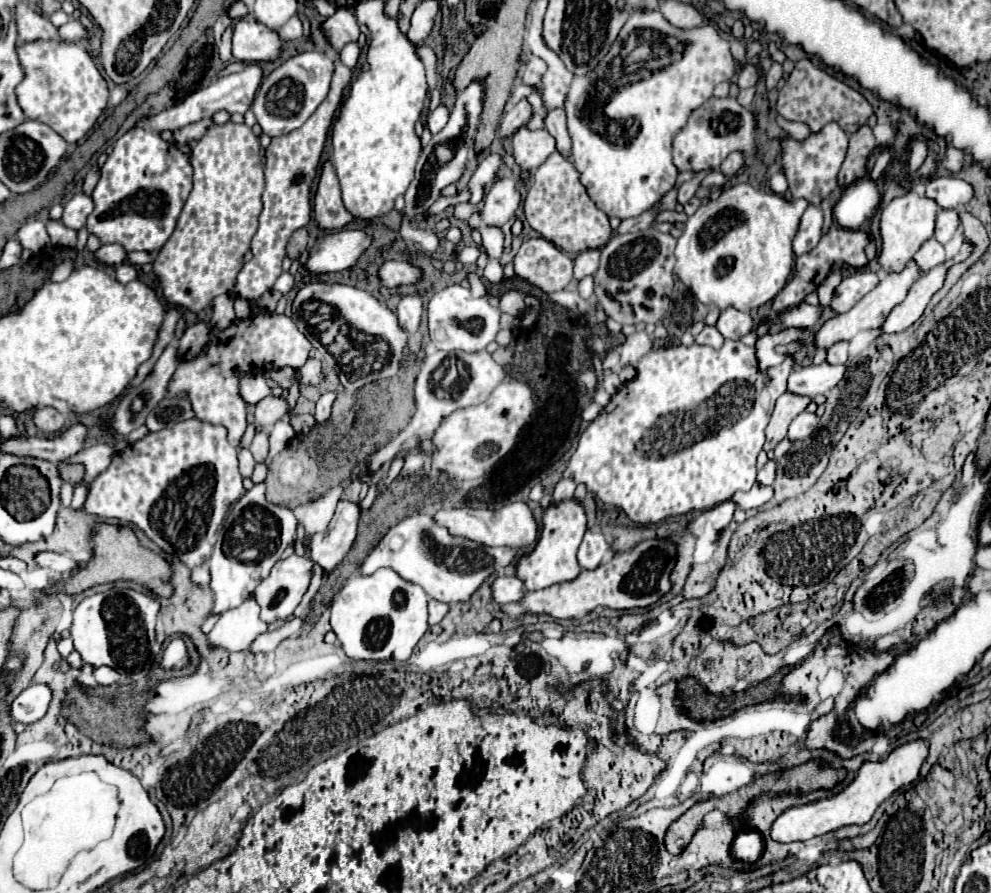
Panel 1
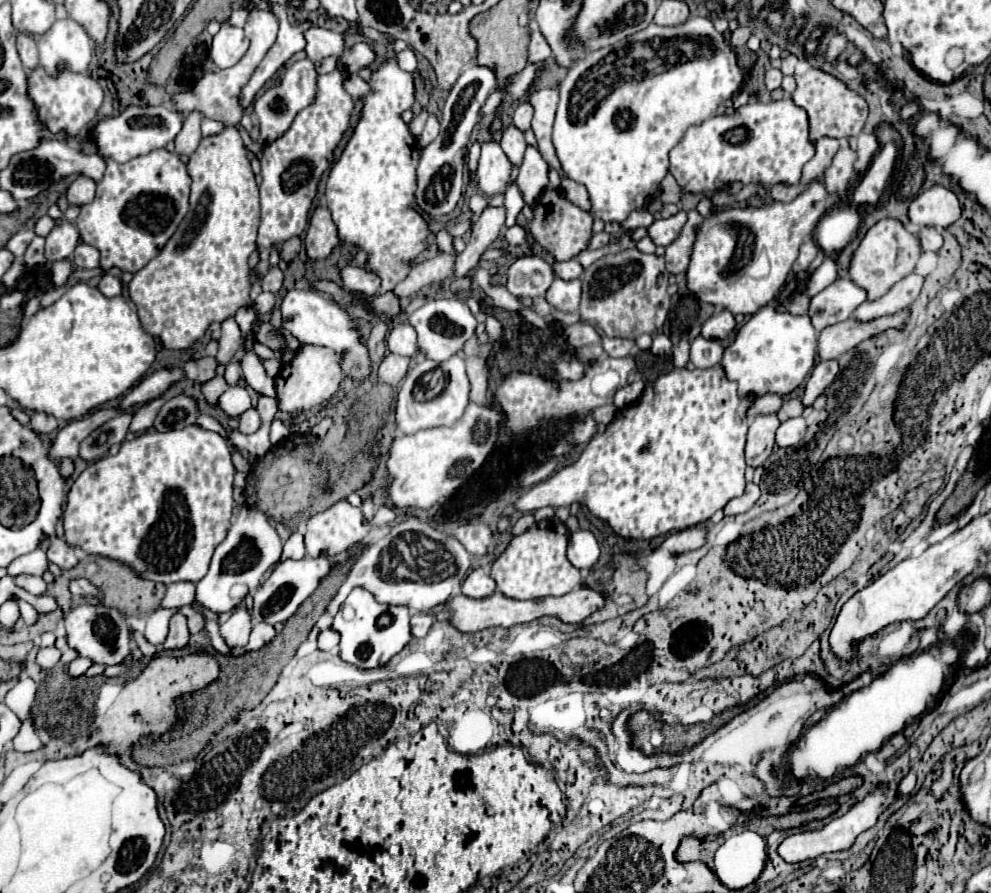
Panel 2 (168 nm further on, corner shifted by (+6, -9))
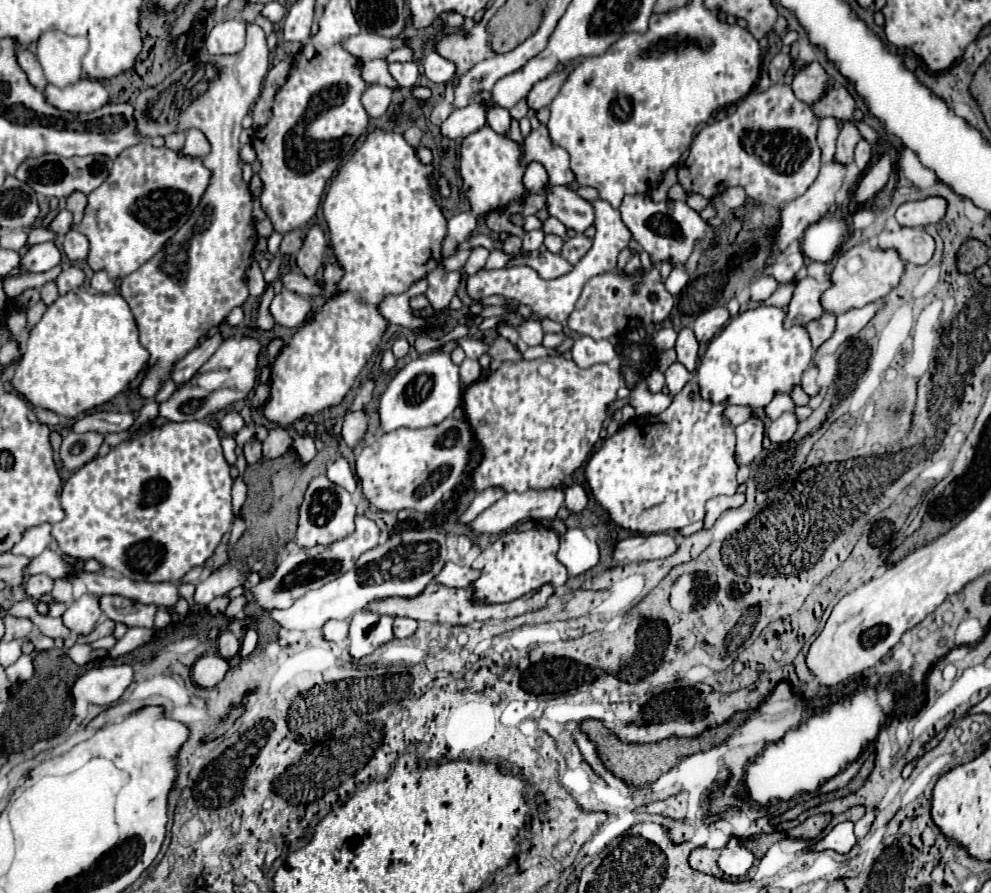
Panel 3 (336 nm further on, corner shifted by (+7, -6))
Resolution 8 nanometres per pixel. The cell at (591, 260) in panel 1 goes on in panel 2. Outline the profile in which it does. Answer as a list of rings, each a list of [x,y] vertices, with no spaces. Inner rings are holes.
[[[571,259],[571,261],[563,261],[563,263],[555,263],[553,265],[555,269],[555,275],[563,281],[571,281],[571,279],[579,279],[583,275],[583,267],[577,259]]]

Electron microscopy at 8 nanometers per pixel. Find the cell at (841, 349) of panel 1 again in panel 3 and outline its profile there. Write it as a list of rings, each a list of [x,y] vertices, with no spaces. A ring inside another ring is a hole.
[[[810,366],[804,376],[802,376],[802,390],[808,394],[808,396],[816,396],[818,394],[818,384],[816,384],[816,376],[818,376],[818,368],[816,366]]]

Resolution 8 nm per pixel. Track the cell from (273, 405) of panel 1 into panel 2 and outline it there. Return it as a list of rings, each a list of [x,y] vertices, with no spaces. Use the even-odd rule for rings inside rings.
[[[255,407],[247,409],[239,417],[239,431],[241,433],[255,433],[259,427],[261,427],[261,417],[259,417],[259,411]]]

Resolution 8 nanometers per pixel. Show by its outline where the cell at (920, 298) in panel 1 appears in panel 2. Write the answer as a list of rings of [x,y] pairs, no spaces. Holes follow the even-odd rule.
[[[901,309],[889,317],[877,317],[873,321],[857,321],[855,317],[851,317],[837,325],[831,325],[819,333],[819,345],[817,345],[819,357],[823,361],[839,359],[843,353],[851,351],[861,341],[885,333],[887,329],[905,329],[909,315],[911,315],[909,309]]]

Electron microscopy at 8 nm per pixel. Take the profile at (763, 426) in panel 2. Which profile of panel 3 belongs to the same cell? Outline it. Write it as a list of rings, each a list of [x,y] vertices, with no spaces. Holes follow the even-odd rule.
[[[750,418],[748,422],[734,428],[736,434],[736,464],[750,464],[762,450],[764,422],[760,418]]]

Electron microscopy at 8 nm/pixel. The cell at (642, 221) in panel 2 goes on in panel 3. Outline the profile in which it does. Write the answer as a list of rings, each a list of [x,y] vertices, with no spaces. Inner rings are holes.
[[[596,200],[596,202],[592,202],[592,206],[596,210],[596,222],[594,222],[596,236],[592,238],[594,244],[586,252],[586,256],[568,274],[554,278],[554,280],[544,280],[544,278],[538,276],[538,272],[534,272],[528,266],[510,266],[510,268],[502,268],[502,270],[480,268],[476,274],[466,276],[466,294],[472,300],[482,300],[482,298],[488,298],[488,296],[494,296],[494,294],[504,296],[504,298],[512,298],[512,300],[518,300],[524,306],[530,306],[536,320],[550,318],[554,322],[566,322],[570,312],[574,310],[574,304],[576,304],[584,284],[596,274],[616,270],[618,254],[630,244],[630,238],[632,238],[630,230],[622,222],[618,210],[614,210],[604,200]]]

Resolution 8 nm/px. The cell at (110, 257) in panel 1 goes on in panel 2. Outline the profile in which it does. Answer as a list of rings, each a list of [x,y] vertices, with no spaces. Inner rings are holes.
[[[85,243],[77,245],[77,249],[75,249],[75,265],[83,267],[83,269],[99,267],[99,253],[97,253],[97,249],[91,247],[91,245],[85,245]]]

